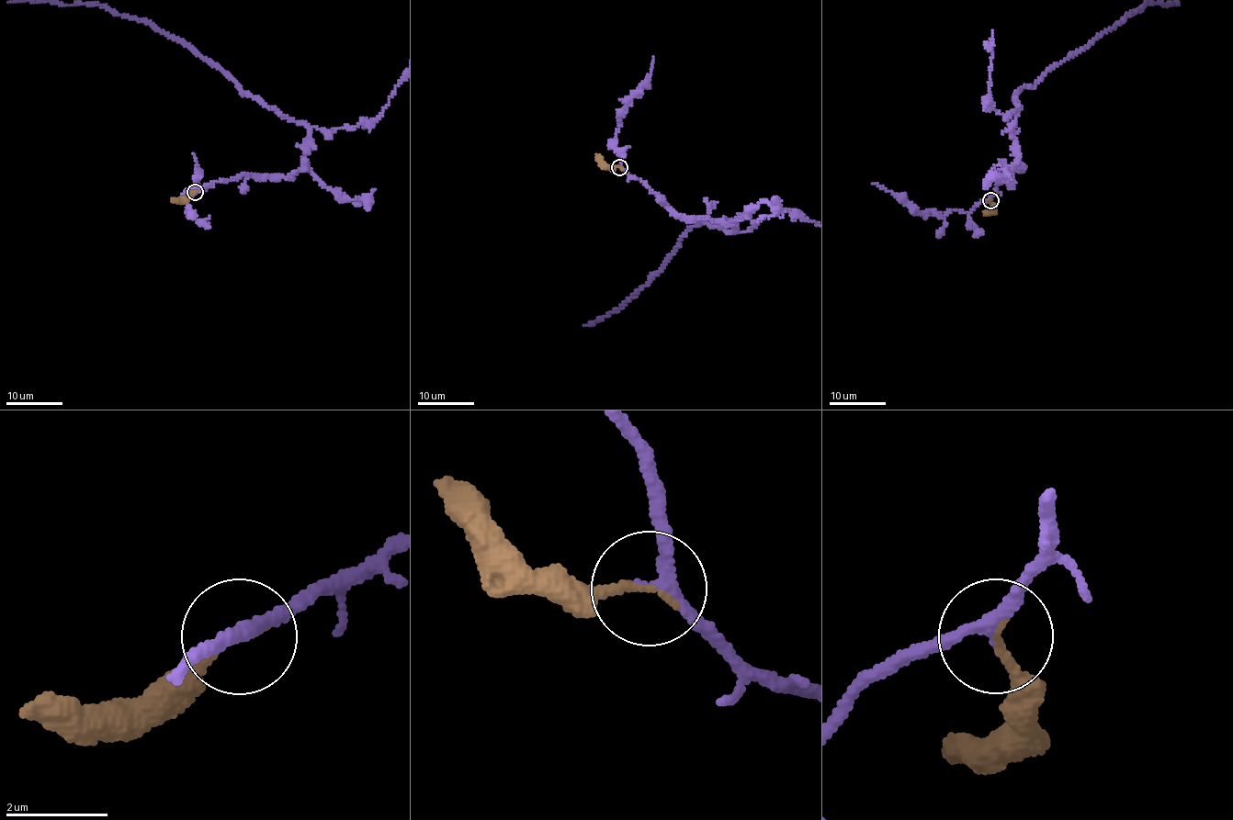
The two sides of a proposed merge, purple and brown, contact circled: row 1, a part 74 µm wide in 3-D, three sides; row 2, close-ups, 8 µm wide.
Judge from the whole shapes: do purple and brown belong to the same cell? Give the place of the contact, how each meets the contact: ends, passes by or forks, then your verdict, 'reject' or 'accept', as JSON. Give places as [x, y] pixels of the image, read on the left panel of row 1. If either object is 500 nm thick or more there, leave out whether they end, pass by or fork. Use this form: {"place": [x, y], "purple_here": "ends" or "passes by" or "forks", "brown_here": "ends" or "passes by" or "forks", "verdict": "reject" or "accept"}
{"place": [195, 192], "purple_here": "passes by", "brown_here": "ends", "verdict": "accept"}

